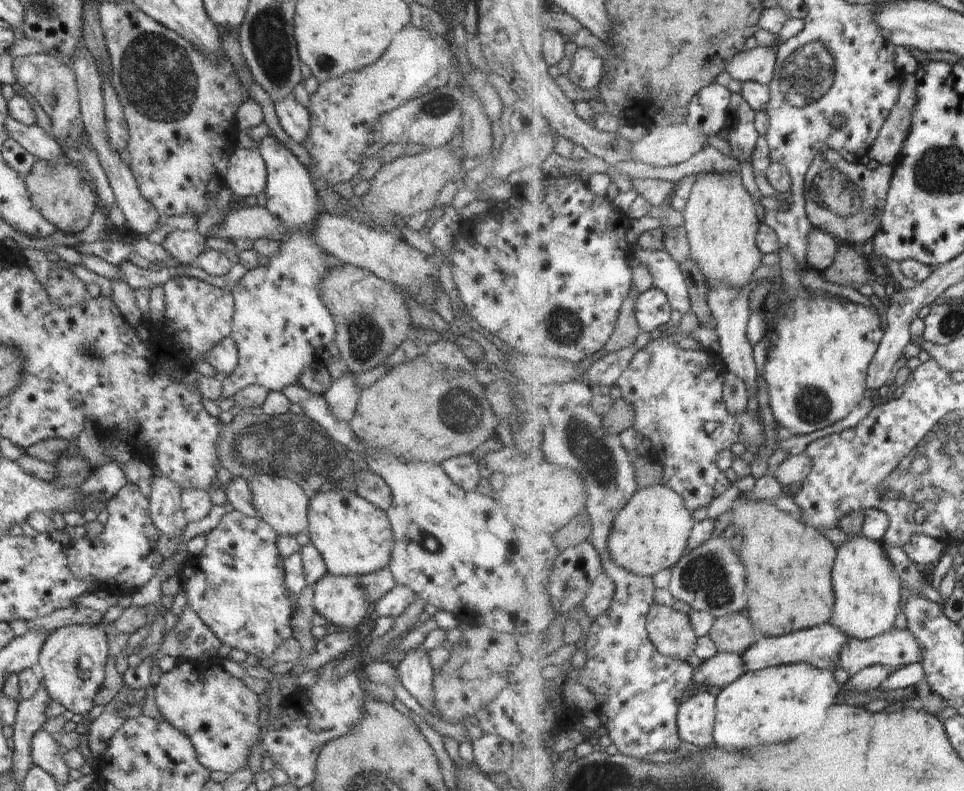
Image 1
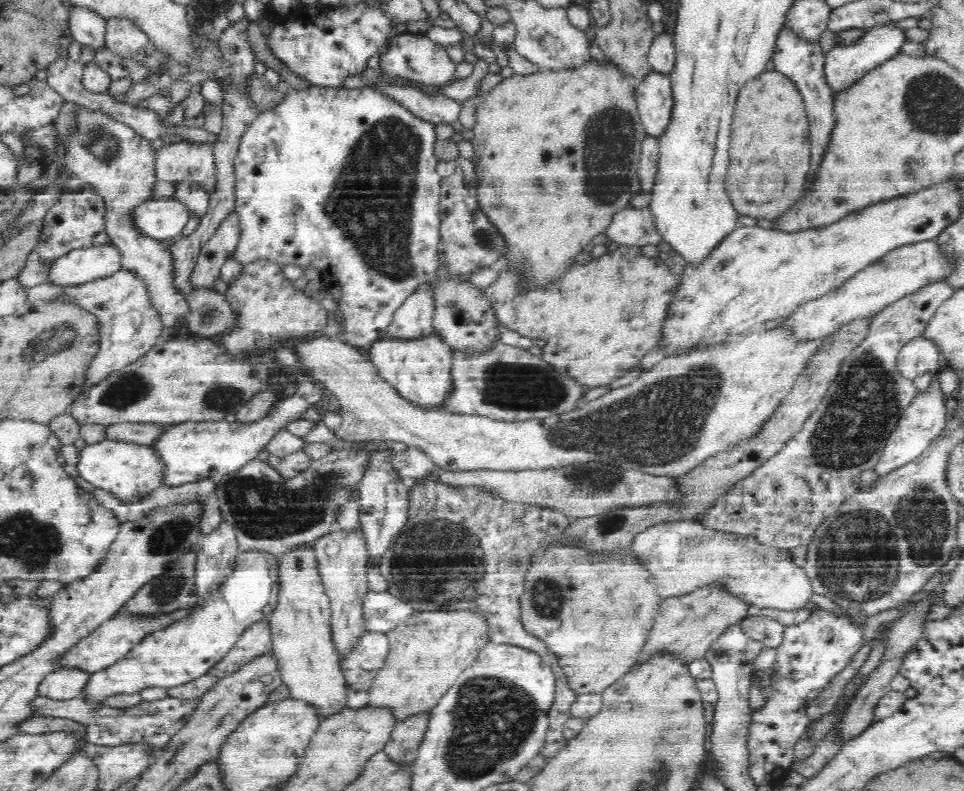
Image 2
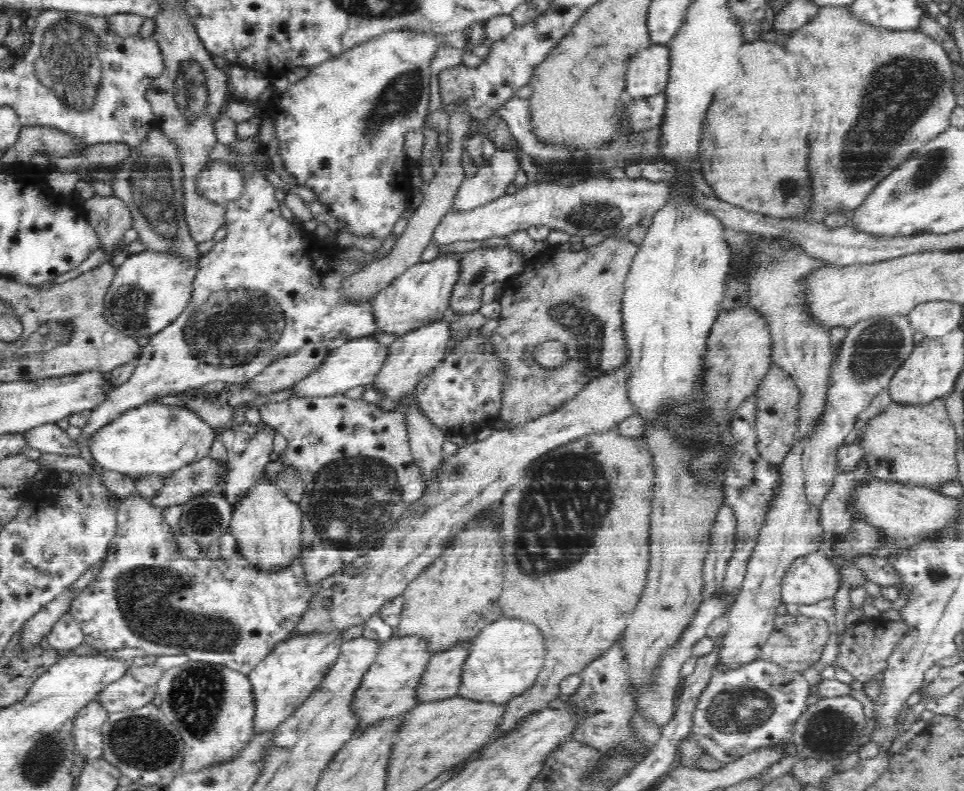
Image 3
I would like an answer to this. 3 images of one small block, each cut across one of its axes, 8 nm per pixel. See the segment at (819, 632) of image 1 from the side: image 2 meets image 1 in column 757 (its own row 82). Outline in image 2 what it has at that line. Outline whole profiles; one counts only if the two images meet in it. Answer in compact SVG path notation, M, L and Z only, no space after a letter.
M650 74L646 80L634 85L635 104L640 116L640 121L644 126L646 136L652 138L662 138L666 129L672 123L675 112L676 101L674 101L672 82L669 76L661 76L660 74Z

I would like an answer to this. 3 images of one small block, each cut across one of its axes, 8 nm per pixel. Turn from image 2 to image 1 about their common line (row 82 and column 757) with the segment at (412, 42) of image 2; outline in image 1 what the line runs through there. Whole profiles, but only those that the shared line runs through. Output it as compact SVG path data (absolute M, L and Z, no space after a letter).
M656 338L638 351L636 358L617 385L623 393L623 399L636 406L635 430L652 442L658 442L656 456L664 466L666 474L663 484L682 494L692 513L700 508L710 508L712 500L722 496L733 487L726 472L718 468L718 458L724 450L732 450L736 444L756 445L758 448L765 442L764 428L760 414L754 418L748 412L732 415L724 403L724 380L716 370L716 354L709 350L686 350L678 346L679 341Z

